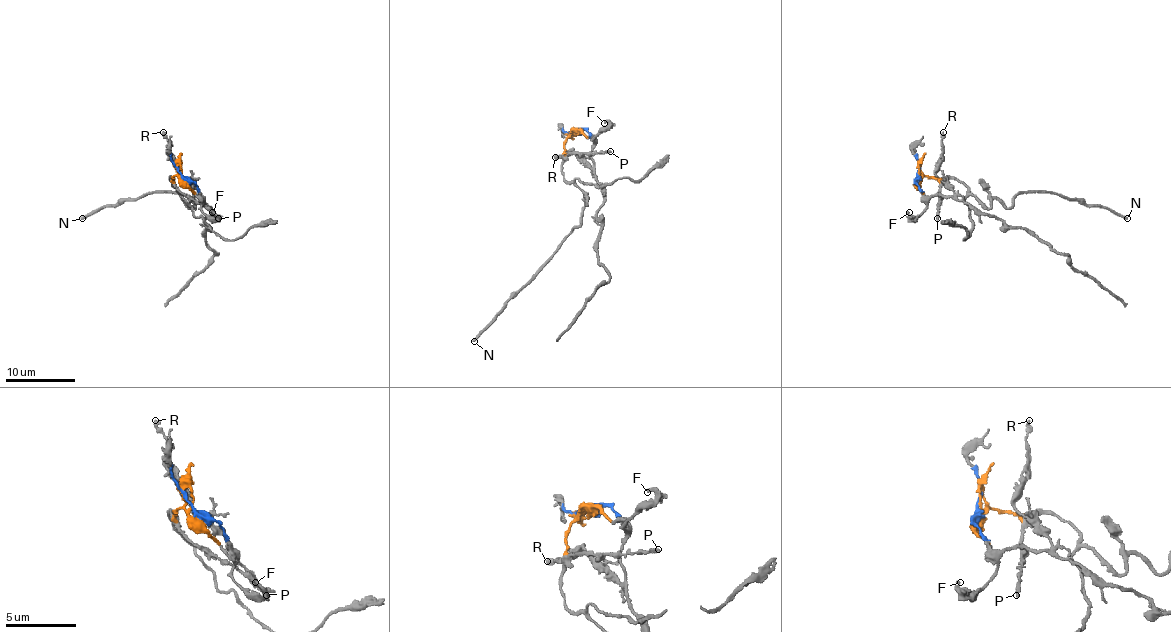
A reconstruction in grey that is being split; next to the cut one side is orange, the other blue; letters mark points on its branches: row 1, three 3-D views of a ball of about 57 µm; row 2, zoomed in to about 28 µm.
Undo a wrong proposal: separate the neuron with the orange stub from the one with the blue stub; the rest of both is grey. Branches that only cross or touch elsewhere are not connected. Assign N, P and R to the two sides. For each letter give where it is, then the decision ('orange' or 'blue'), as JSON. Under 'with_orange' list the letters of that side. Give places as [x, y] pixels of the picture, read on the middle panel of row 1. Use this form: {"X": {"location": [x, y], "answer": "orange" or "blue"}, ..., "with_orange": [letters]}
{"N": {"location": [474, 341], "answer": "orange"}, "P": {"location": [610, 151], "answer": "orange"}, "R": {"location": [555, 157], "answer": "blue"}, "with_orange": ["N", "P"]}

